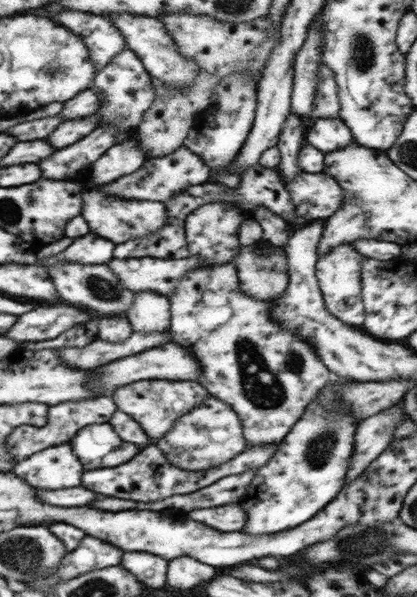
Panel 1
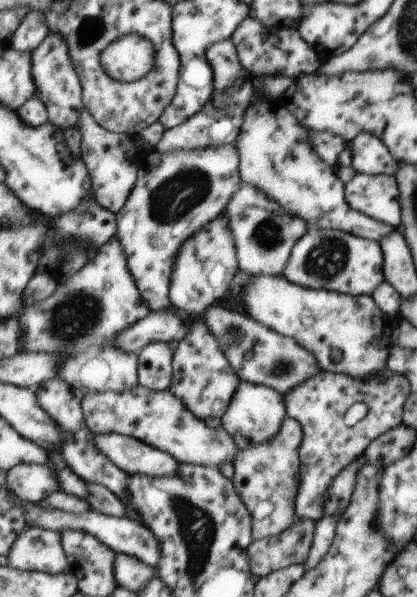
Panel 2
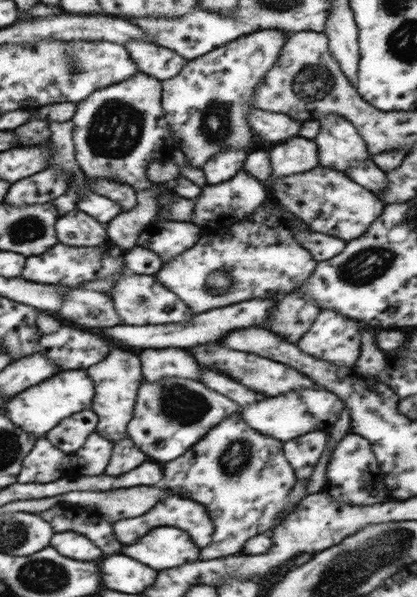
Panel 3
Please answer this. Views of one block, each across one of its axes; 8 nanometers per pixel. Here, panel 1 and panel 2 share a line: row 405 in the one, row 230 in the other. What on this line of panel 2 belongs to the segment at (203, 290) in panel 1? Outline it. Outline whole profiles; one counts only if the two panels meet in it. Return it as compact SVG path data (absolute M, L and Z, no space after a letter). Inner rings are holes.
M242 182L240 188L238 188L238 192L230 197L223 214L226 216L226 220L228 220L228 228L230 228L230 234L234 238L238 260L237 265L242 272L246 272L249 275L282 274L284 267L288 264L294 244L308 232L308 228L310 227L298 216L286 212L278 202L270 200L270 197L266 196L262 190L254 188L252 184L246 184L246 182Z

